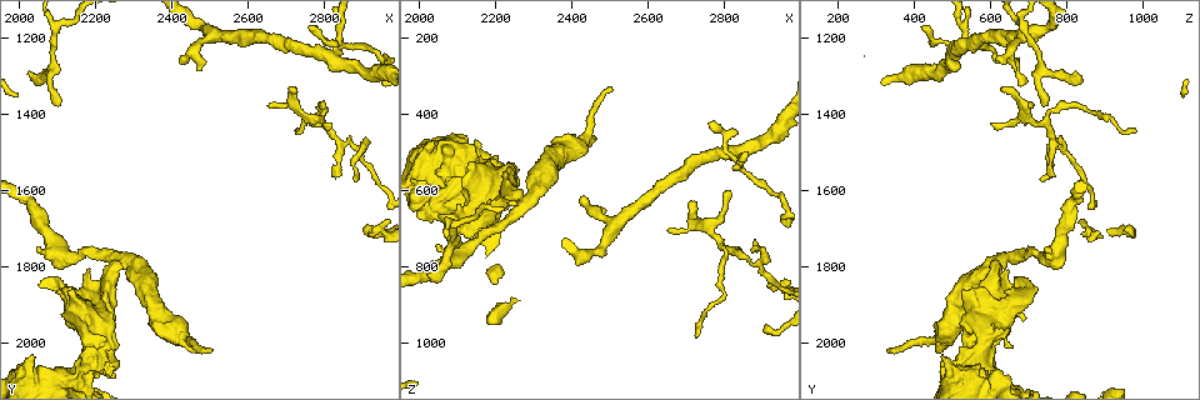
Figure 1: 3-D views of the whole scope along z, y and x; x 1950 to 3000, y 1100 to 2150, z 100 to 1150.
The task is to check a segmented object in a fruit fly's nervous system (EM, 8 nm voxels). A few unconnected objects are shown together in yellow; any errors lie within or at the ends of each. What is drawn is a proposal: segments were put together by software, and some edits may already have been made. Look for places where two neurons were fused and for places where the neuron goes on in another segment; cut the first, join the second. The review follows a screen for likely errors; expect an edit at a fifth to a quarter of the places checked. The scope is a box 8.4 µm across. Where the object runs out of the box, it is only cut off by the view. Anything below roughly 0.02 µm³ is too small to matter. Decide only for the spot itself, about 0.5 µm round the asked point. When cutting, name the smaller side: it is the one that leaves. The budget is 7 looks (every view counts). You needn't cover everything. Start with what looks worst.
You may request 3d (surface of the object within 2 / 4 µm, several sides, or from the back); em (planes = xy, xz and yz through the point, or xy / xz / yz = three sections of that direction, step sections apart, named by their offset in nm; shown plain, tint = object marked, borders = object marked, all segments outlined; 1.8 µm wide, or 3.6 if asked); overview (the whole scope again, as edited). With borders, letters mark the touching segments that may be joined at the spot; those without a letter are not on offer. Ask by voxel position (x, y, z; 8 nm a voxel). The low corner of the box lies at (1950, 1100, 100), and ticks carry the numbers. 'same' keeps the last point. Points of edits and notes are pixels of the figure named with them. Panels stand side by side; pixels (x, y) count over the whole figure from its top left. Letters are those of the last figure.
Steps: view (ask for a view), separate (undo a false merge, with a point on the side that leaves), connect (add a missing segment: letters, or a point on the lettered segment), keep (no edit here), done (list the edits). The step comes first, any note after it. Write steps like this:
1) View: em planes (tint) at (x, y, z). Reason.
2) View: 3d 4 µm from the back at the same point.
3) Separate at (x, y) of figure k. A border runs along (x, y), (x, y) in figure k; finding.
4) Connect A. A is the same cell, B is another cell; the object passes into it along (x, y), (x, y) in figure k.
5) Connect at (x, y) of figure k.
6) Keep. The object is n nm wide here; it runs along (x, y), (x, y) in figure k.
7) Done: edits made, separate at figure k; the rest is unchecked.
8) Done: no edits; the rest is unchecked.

View: 3d 4 µm at (2030, 1290, 815). An open end.

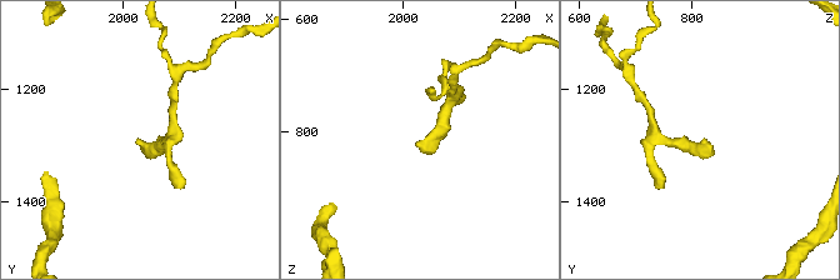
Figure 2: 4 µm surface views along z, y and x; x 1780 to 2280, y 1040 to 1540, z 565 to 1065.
View: em xy step 4 (tint) at (2025, 1285, 820).

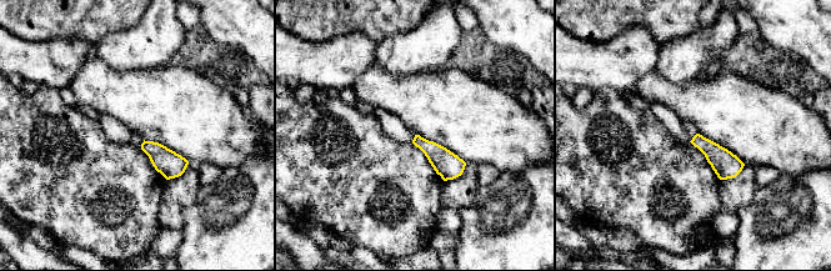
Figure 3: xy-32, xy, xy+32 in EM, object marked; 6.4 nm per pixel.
View: em planes (borders) at the same point.

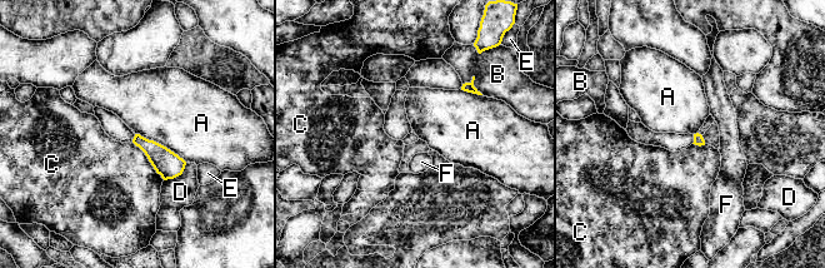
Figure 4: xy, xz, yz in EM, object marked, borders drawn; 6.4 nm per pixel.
Keep. A, B, C, D, E and F are other cells; a border runs along (135, 133), (165, 145), (186, 162) in figure 4; none of them fits.

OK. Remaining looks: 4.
View: 3d 4 µm at (2035, 2090, 500). Sharp bend.

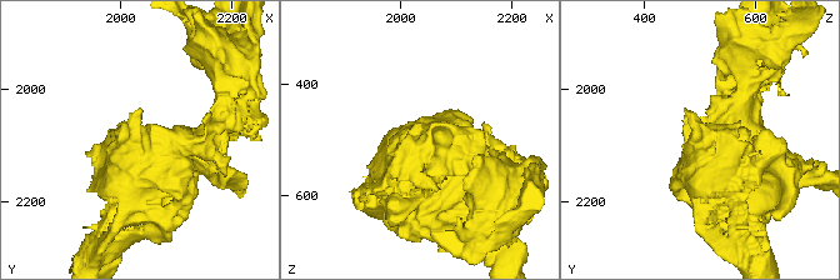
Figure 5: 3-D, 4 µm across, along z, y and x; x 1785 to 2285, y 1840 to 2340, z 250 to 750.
View: em 3.6 µm planes (borders) at (2035, 2090, 500). Shape alone is not enough.

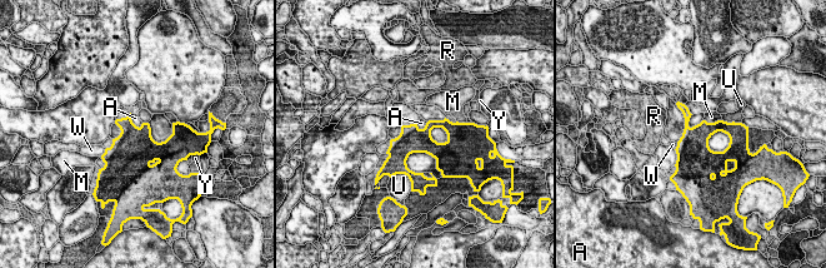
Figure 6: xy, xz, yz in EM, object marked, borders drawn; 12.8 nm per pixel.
Keep. A, M, R, U, W and Y are other cells; a border runs along (702, 119), (691, 127), (687, 125) in figure 6; continuous, no second neuron.

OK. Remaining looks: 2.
View: 3d 4 µm at (2470, 1280, 675). An open end.

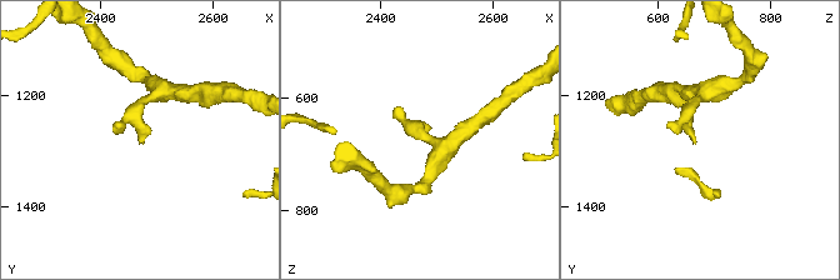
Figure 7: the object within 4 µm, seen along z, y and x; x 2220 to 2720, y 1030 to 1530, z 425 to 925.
View: em 3.6 µm planes (borders) at (2475, 1280, 665).

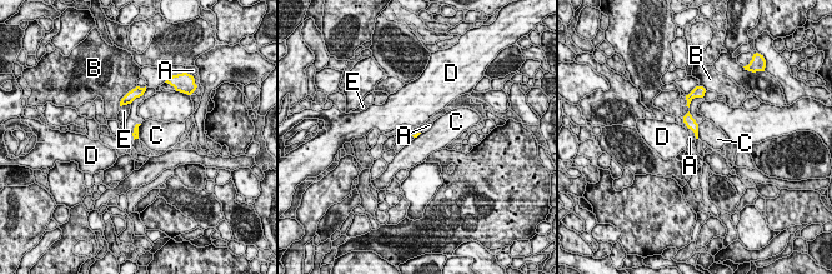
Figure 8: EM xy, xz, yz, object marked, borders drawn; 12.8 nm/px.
Keep. A, B, C, D and E are other cells; a border runs along (141, 124), (138, 138) in figure 8; none of them fits.

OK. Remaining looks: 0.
Done: no edits; the rest is unchecked.

